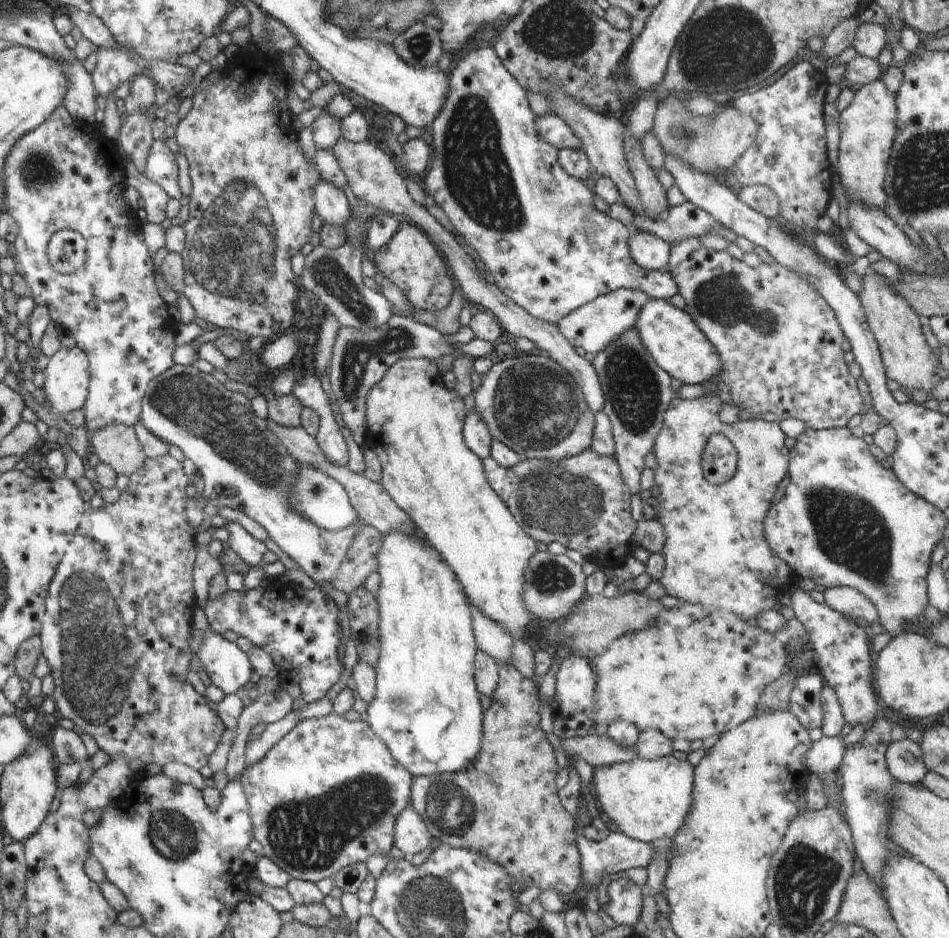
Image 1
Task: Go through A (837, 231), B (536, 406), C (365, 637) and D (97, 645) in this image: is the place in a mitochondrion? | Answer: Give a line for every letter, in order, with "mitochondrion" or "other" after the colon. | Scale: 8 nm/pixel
A: other
B: mitochondrion
C: mitochondrion
D: mitochondrion

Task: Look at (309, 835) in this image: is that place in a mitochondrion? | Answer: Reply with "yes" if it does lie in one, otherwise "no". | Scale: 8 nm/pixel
yes

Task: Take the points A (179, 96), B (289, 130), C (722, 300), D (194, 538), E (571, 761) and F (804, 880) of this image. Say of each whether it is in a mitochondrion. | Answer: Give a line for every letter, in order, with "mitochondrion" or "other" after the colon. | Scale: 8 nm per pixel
A: other
B: other
C: mitochondrion
D: other
E: other
F: mitochondrion

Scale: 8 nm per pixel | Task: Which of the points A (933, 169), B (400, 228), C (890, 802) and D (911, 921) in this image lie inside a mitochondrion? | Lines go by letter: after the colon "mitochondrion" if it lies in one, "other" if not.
A: mitochondrion
B: other
C: other
D: other

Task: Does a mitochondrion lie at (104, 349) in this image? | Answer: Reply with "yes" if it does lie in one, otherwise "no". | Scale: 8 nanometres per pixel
no

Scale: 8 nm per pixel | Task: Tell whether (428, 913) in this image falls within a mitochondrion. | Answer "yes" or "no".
yes

